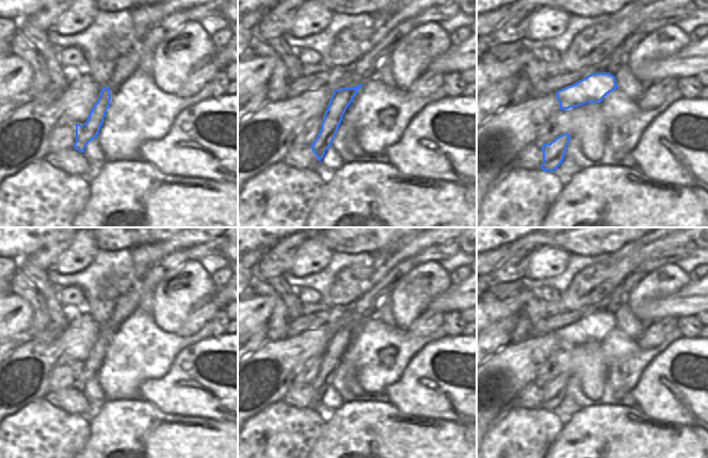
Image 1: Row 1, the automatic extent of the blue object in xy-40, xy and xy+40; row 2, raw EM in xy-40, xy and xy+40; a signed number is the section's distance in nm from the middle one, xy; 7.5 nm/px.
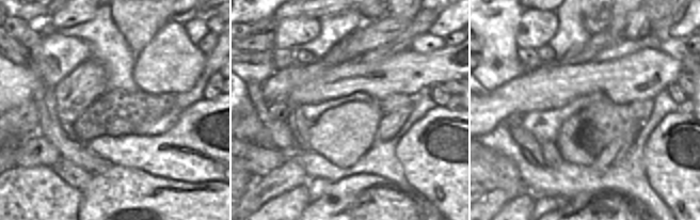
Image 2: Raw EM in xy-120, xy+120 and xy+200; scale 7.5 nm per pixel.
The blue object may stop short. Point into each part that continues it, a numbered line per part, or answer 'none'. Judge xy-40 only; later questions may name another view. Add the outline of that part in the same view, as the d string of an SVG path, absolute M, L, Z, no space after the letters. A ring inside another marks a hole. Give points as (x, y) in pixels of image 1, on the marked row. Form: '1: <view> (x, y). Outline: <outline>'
1: xy-40 (126, 65). Outline: M180 11L163 19L152 28L135 46L126 54L118 58L114 72L107 83L110 95L139 68L142 59L161 43L163 37L174 28L187 20L187 12Z

